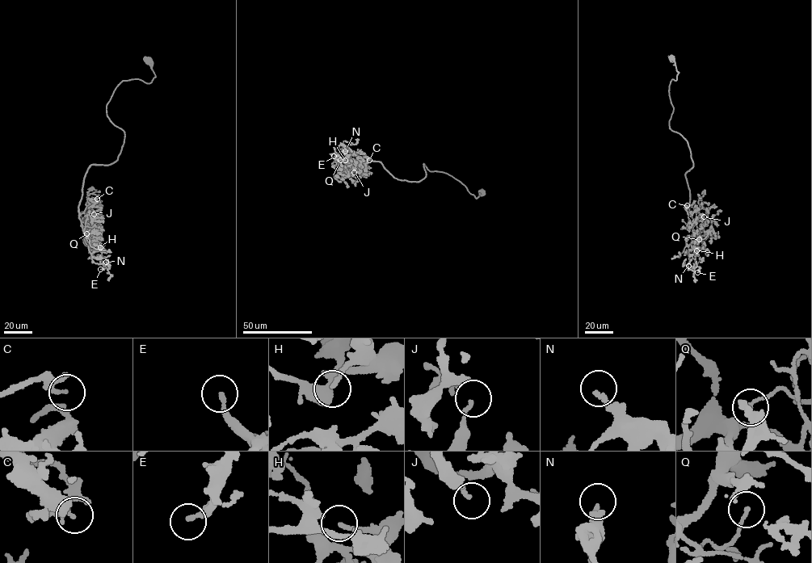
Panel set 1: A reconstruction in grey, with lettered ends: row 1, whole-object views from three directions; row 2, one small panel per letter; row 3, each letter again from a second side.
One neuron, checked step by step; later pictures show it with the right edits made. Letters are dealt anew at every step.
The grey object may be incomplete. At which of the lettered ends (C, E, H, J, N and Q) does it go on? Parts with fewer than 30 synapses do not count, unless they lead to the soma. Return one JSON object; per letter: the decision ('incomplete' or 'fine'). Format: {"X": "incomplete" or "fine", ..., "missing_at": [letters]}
{"C": "fine", "E": "fine", "H": "fine", "J": "fine", "N": "fine", "Q": "fine", "missing_at": []}

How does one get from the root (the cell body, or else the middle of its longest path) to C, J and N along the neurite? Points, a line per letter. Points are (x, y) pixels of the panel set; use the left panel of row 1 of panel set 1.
C: (148, 60), (152, 81), (124, 80), (107, 104), (124, 144), (115, 161), (90, 166), (79, 216), (97, 199)
J: (148, 60), (152, 81), (124, 80), (107, 104), (124, 137), (116, 161), (85, 175), (79, 216), (94, 214)
N: (148, 60), (152, 81), (124, 80), (107, 106), (118, 158), (83, 183), (82, 230), (106, 262)

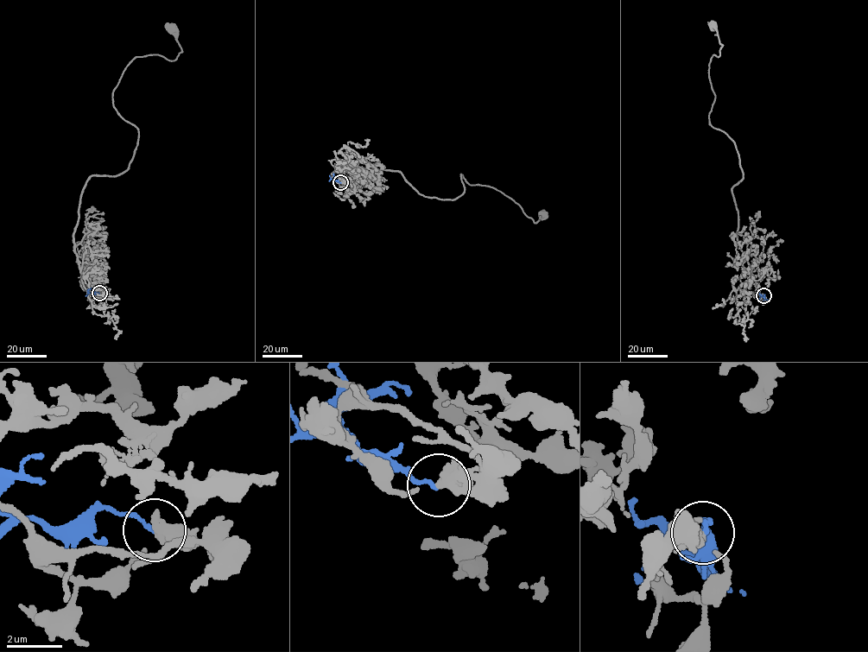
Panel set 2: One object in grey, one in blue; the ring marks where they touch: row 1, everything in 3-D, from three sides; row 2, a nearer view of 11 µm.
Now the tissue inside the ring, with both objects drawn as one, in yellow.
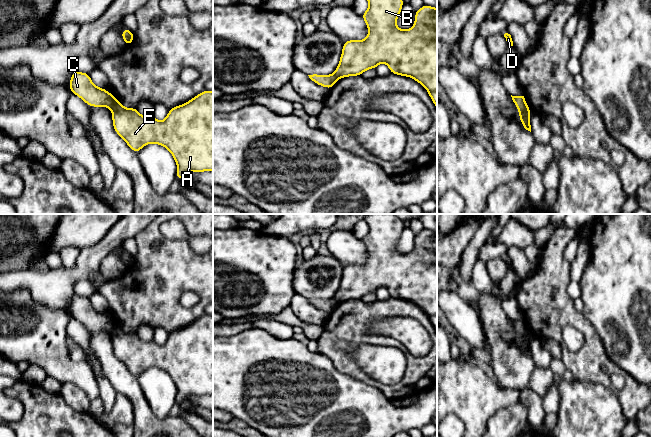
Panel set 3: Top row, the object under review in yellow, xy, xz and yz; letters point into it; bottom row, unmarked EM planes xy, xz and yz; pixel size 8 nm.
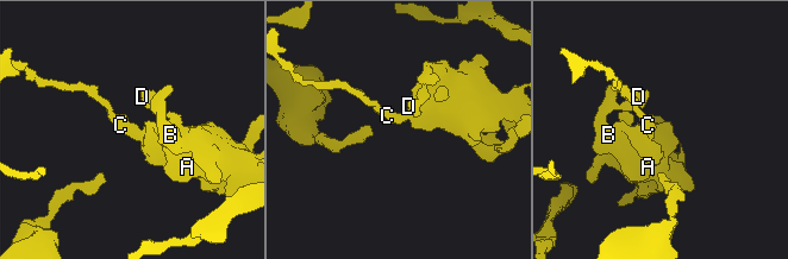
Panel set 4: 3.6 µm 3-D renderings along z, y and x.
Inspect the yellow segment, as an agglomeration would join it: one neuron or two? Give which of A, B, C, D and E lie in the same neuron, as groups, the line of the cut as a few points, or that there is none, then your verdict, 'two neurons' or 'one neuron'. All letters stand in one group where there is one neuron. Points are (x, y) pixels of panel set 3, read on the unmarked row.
groups A B D E / C; cut xy (113, 322), (110, 332); two neurons

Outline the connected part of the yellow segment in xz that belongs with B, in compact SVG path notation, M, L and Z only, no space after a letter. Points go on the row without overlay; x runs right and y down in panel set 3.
M369 214L365 221L368 233L362 238L368 259L364 264L348 264L343 267L341 282L334 299L337 303L361 300L368 293L386 287L391 297L411 301L427 315L437 333L437 232L423 229L415 235L412 252L401 254L396 245L403 231L403 221L394 214Z

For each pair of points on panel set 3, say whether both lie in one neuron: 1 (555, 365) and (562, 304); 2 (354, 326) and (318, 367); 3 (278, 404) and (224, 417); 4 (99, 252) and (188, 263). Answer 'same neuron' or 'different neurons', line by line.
1: different neurons
2: different neurons
3: different neurons
4: different neurons

